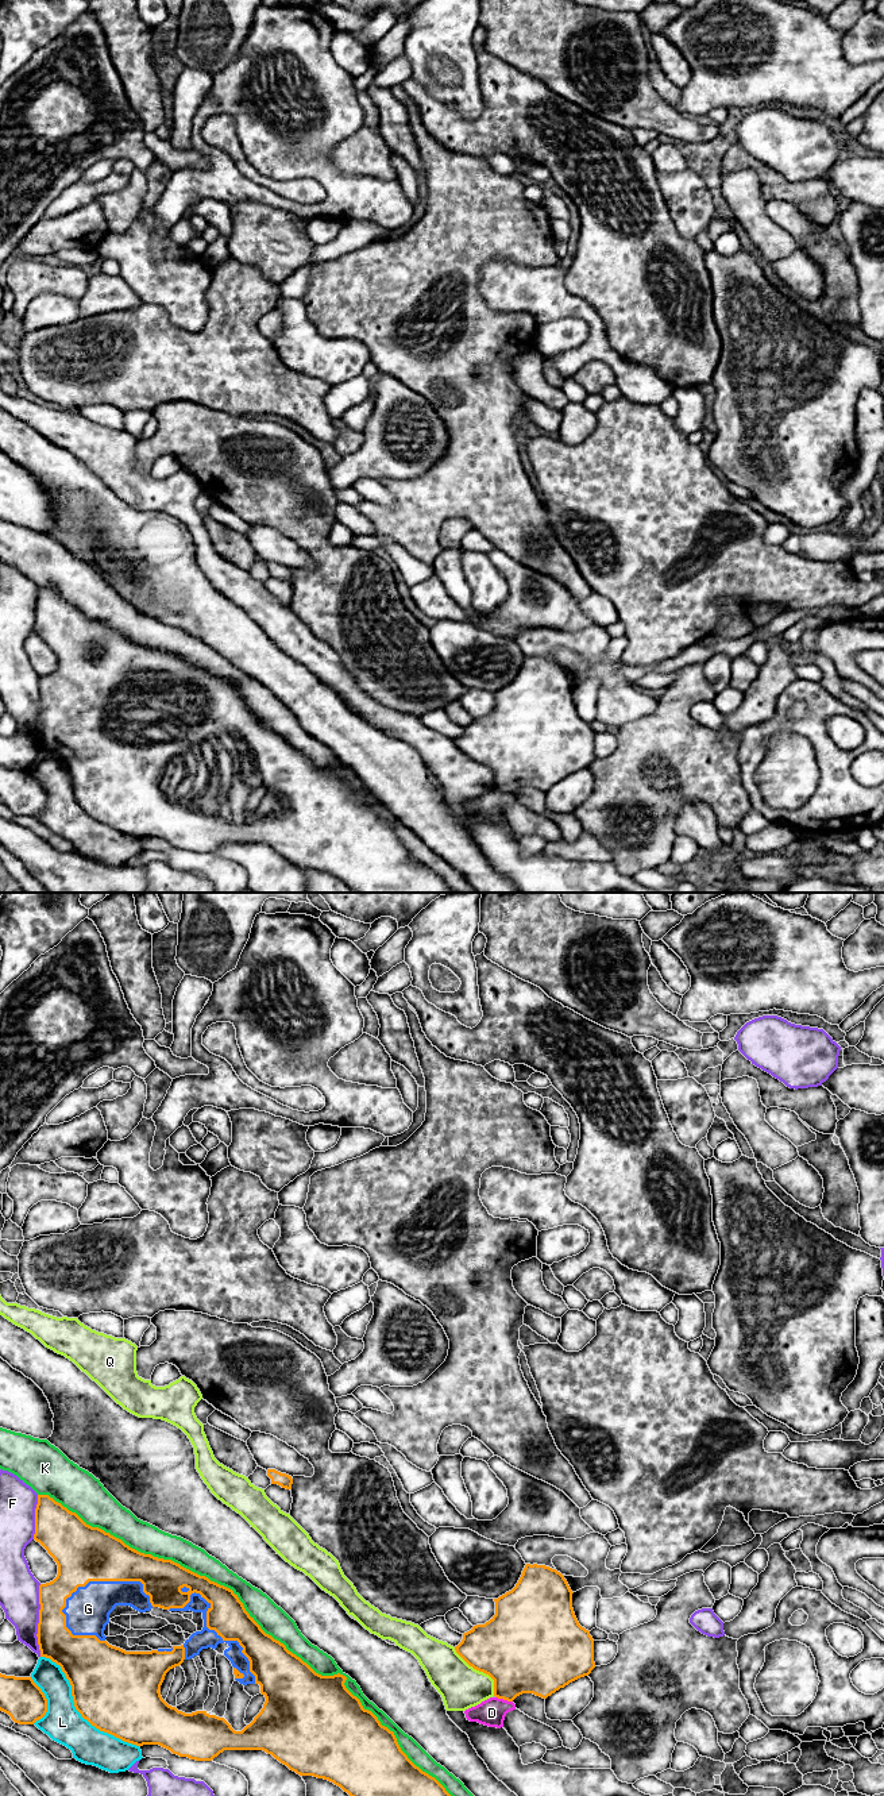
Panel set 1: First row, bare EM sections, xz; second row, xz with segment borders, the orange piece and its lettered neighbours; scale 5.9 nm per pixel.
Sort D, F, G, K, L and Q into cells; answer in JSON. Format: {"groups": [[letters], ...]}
{"groups": [["D"], ["F"], ["G"], ["K"], ["L"], ["Q"]]}

